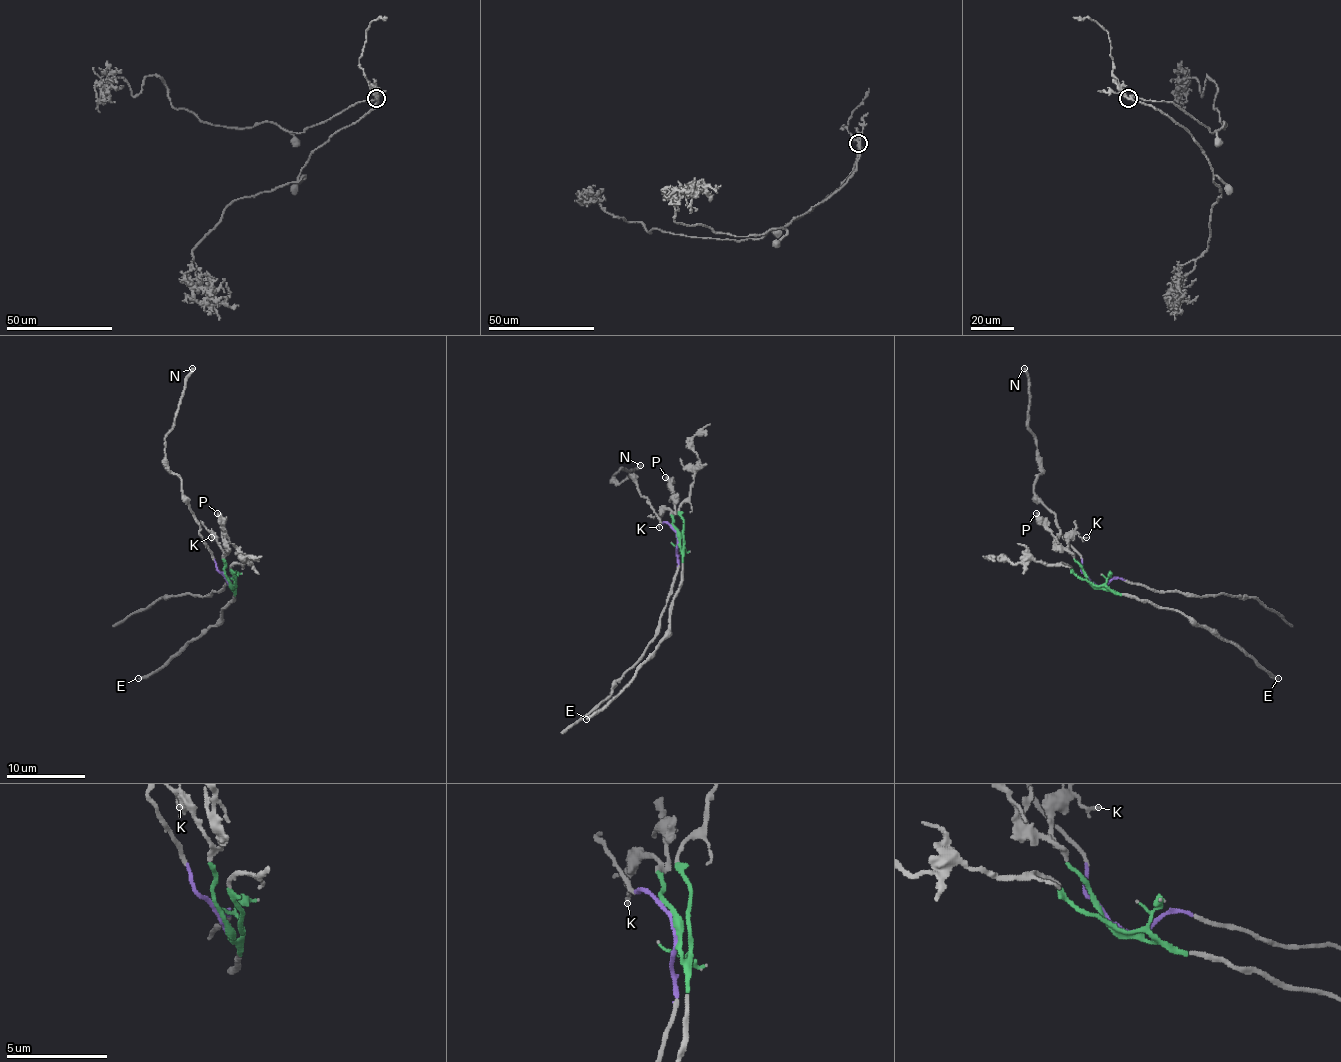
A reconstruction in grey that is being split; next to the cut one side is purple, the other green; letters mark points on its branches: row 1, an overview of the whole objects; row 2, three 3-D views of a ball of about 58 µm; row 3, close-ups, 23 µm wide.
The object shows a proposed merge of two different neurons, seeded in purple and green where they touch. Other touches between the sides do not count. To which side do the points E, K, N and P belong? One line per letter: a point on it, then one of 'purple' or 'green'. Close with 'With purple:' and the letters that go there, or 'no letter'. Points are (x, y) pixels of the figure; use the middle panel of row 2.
E: place (586, 719); green
K: place (659, 527); green
N: place (640, 465); purple
P: place (665, 477); green
With purple: N

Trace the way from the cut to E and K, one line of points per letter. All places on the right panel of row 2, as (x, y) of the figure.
E: (1093, 583), (1191, 617), (1225, 640), (1235, 642), (1264, 670), (1278, 678)
K: (1093, 583), (1069, 550), (1071, 538), (1077, 534), (1087, 538)

